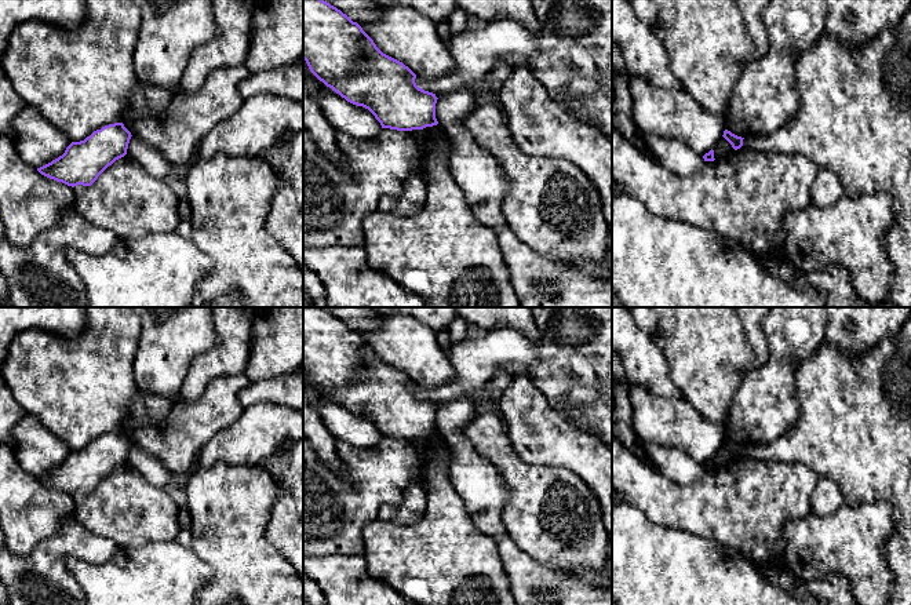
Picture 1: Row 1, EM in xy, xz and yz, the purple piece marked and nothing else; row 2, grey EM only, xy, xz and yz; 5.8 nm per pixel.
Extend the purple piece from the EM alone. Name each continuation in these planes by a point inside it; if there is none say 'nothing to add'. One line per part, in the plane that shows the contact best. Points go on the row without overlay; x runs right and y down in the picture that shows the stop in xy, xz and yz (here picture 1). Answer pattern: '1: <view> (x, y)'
nothing to add

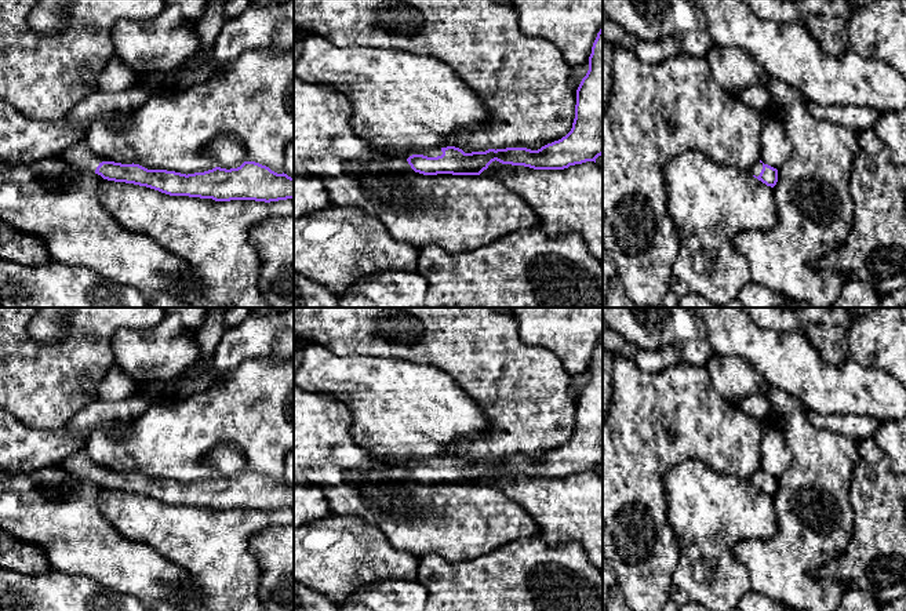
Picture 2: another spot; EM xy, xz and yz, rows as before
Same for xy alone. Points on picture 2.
1: xy (79, 464)

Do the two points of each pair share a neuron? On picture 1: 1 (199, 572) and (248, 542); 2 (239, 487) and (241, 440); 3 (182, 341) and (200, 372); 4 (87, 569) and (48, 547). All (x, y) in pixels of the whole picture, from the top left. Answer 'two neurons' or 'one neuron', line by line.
1: two neurons
2: two neurons
3: two neurons
4: two neurons

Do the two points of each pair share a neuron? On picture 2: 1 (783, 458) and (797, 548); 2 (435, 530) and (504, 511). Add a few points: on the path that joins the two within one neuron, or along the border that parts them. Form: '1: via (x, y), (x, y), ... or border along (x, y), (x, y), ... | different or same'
1: border along (785, 437), (792, 455), (792, 464), (778, 479) | different
2: via (451, 522), (487, 519) | same

